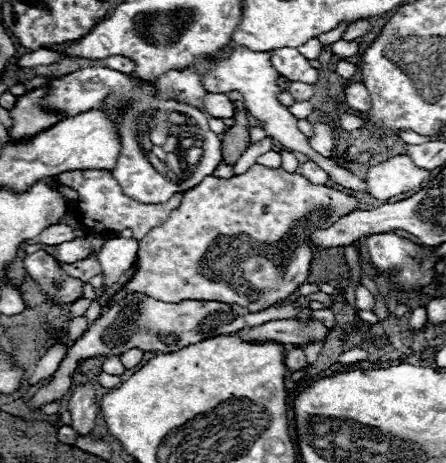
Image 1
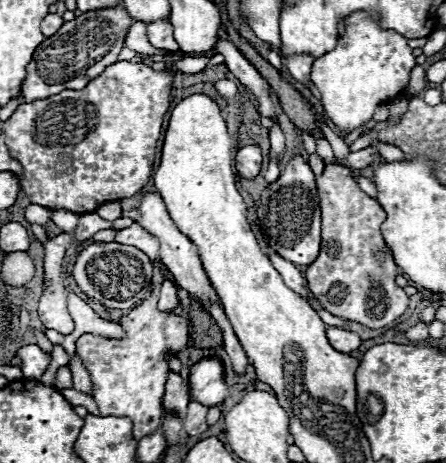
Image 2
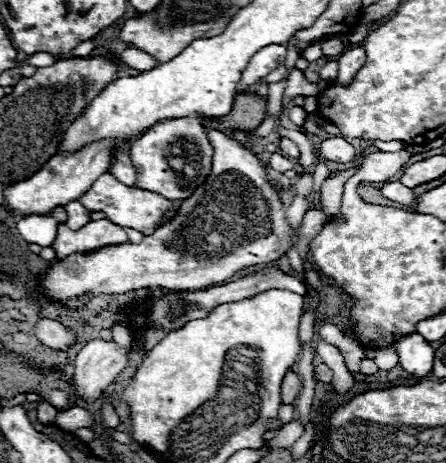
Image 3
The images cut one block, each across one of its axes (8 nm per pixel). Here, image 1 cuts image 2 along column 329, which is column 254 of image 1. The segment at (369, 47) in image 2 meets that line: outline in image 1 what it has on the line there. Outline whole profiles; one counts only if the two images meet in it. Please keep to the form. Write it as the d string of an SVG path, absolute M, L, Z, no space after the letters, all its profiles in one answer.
M240 50L236 56L230 58L230 66L198 66L198 70L206 76L202 78L204 86L208 92L230 92L230 90L238 90L242 92L244 96L244 106L248 110L248 114L252 118L256 118L258 124L264 126L266 134L272 136L274 140L278 140L282 146L286 146L288 150L292 152L300 152L304 156L308 156L314 164L318 164L320 168L324 168L328 174L330 174L330 180L334 180L336 184L344 186L344 188L350 188L350 190L356 190L356 192L368 192L368 186L362 178L354 176L350 170L344 170L340 166L336 166L330 158L322 158L318 152L314 152L306 140L306 136L296 128L296 118L290 114L288 108L280 106L280 102L276 100L276 94L282 92L278 86L276 86L276 78L280 76L272 64L270 64L270 52L252 52L252 50Z

